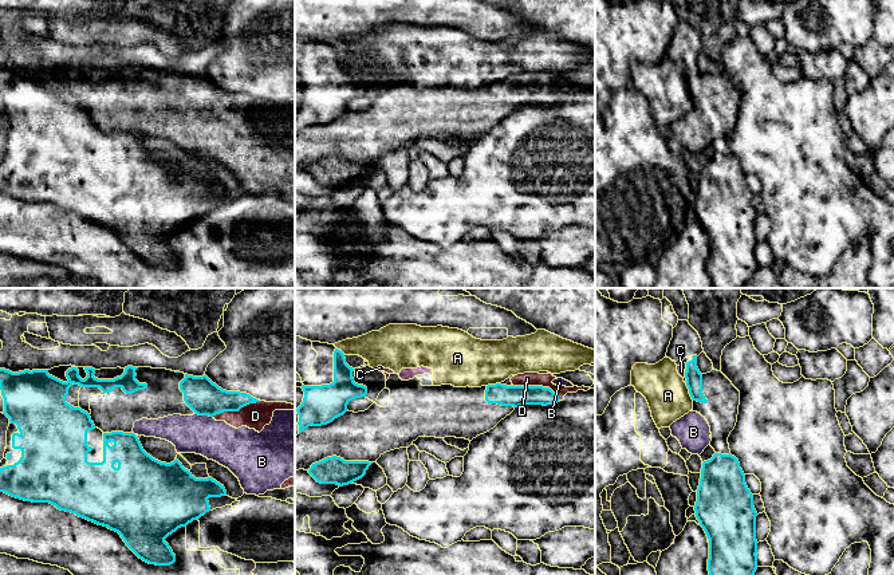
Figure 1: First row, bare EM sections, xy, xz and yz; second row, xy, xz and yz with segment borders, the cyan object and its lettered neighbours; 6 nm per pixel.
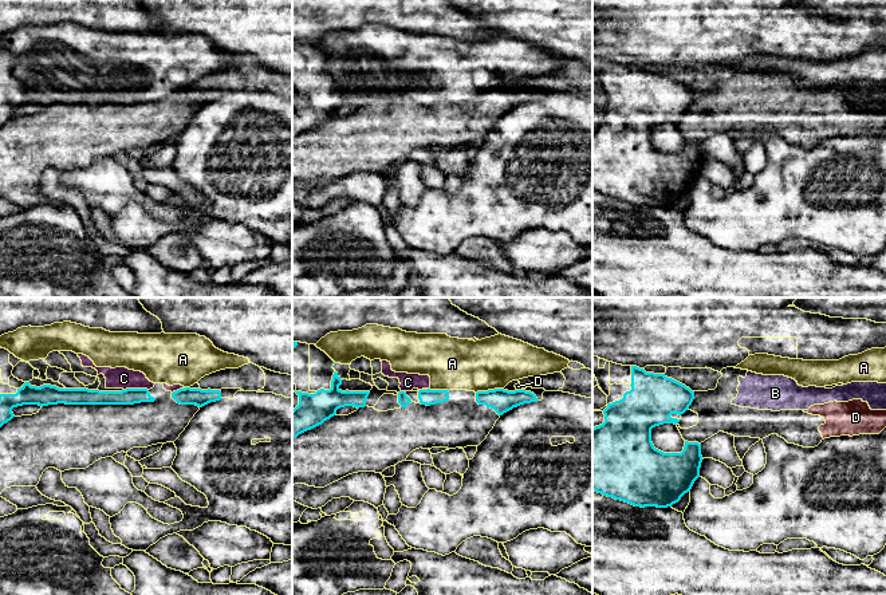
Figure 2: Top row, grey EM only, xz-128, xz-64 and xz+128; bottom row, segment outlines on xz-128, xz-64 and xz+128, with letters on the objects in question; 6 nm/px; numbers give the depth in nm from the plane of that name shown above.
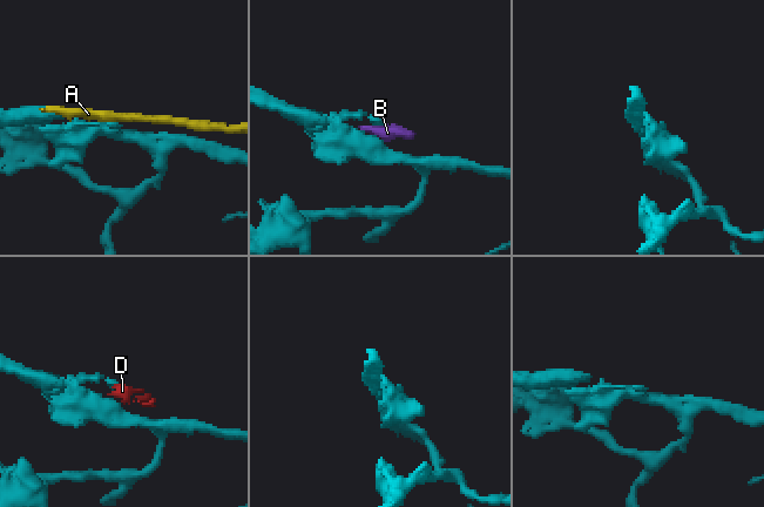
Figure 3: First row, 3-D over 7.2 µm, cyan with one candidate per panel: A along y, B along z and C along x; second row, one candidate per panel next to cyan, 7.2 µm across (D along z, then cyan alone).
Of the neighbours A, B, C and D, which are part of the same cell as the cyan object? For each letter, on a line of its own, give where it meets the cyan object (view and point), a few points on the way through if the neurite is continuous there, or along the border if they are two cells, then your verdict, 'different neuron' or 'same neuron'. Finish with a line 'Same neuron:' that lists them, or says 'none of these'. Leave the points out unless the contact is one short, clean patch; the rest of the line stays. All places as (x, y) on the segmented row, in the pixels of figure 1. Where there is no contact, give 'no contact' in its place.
A: yz (689, 392) | different neuron
B: xy (204, 414) | different neuron
C: yz (685, 377) | different neuron
D: xz (539, 386) | different neuron
Same neuron: none of these

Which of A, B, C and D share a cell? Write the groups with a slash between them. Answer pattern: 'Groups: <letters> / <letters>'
Groups: A C / B D

